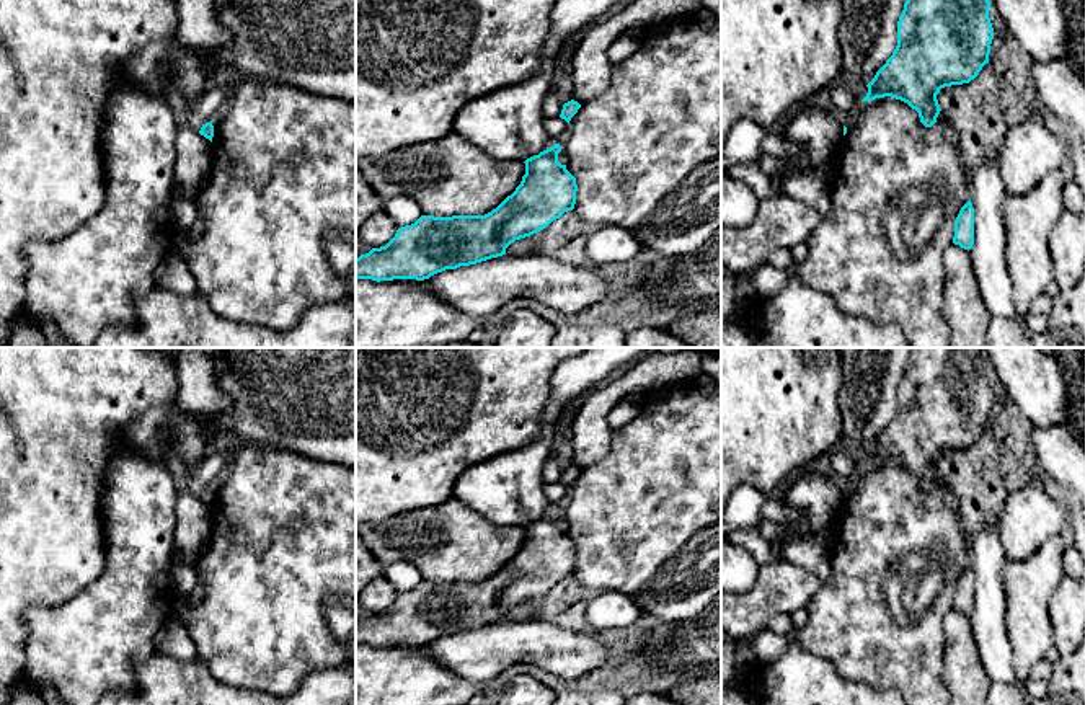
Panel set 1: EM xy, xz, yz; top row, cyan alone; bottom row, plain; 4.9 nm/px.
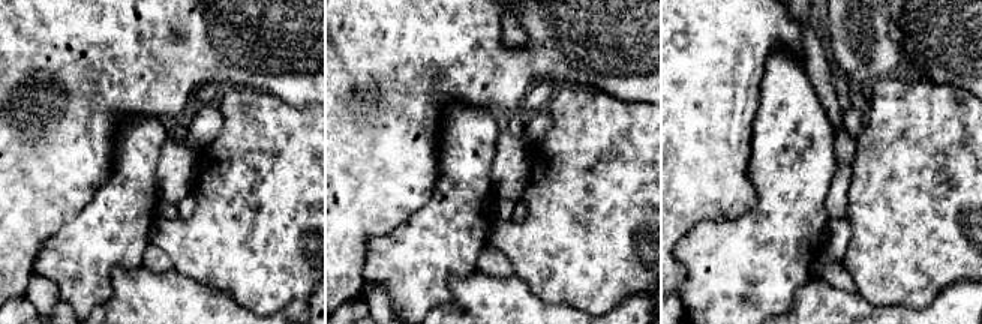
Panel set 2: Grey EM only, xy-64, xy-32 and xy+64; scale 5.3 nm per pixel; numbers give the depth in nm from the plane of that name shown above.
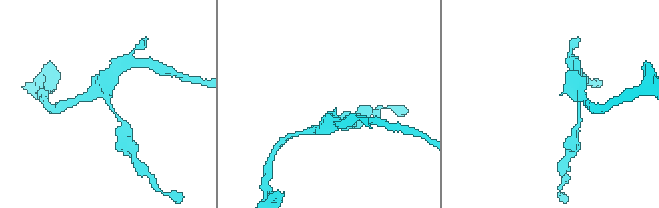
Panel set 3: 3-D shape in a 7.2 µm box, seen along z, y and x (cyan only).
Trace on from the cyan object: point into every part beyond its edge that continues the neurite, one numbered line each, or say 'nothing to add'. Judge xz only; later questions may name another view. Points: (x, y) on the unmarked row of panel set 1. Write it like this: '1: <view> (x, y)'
nothing to add

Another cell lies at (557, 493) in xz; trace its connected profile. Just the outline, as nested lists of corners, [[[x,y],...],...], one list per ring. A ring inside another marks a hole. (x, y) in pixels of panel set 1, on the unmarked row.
[[[545,483],[543,493],[555,509],[560,509],[568,499],[569,490],[561,483]]]

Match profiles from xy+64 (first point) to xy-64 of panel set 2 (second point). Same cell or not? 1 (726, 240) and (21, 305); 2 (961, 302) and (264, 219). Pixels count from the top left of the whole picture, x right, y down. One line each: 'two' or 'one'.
1: two
2: two

